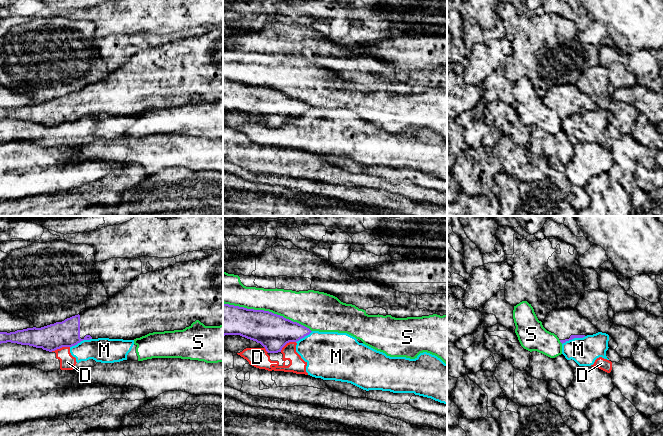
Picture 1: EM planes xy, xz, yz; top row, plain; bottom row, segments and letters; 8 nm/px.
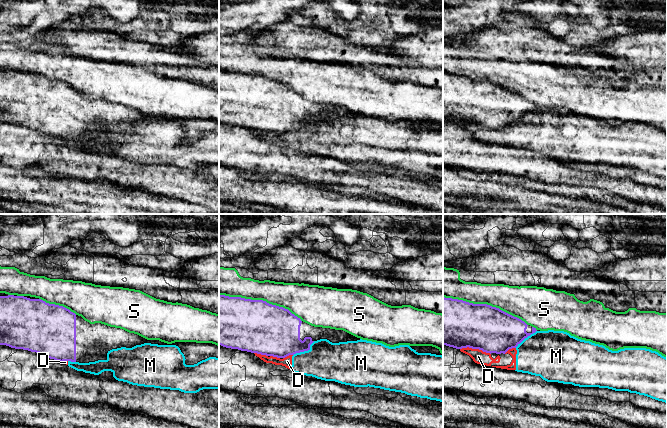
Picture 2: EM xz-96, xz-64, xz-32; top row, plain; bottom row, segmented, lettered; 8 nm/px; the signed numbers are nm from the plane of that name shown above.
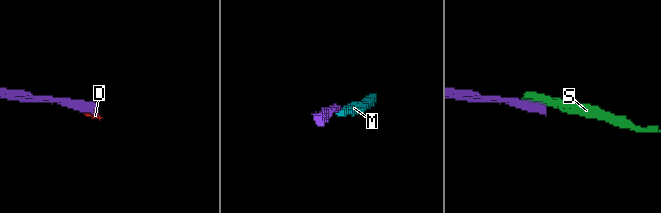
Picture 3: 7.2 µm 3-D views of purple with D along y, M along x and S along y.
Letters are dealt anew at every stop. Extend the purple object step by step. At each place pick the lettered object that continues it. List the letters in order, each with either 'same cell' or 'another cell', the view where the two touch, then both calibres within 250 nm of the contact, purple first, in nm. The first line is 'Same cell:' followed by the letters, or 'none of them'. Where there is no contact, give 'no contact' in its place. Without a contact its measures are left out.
Same cell: none of them
D: another cell | xy | 200/130 nm
M: another cell | yz | 30/220 nm
S: another cell | xz | 280/240 nm

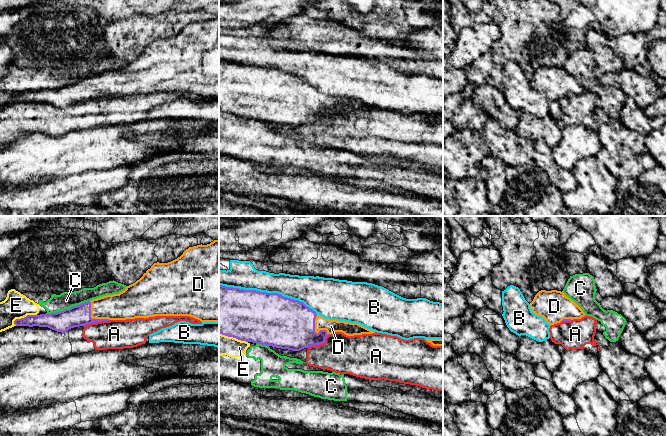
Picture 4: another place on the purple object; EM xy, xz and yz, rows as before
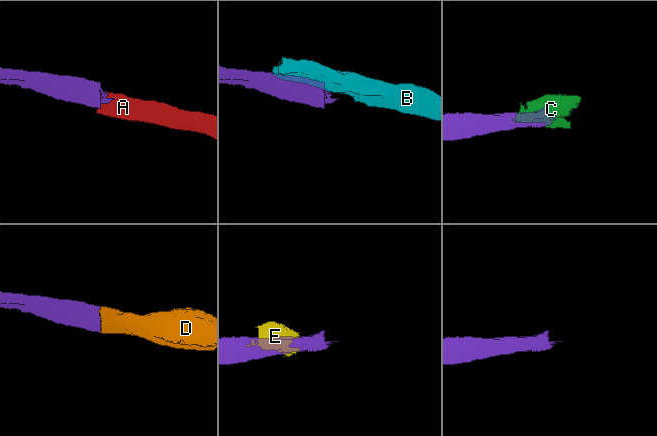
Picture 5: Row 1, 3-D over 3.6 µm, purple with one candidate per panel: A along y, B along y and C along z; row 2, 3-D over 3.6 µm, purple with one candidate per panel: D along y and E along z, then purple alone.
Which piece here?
Same cell: D
A: another cell | xy | 170/240 nm
B: another cell | xz | 420/220 nm
C: another cell | xy | 170/140 nm
D: same cell | xy | 170/200 nm
E: another cell | xy | 140/200 nm

